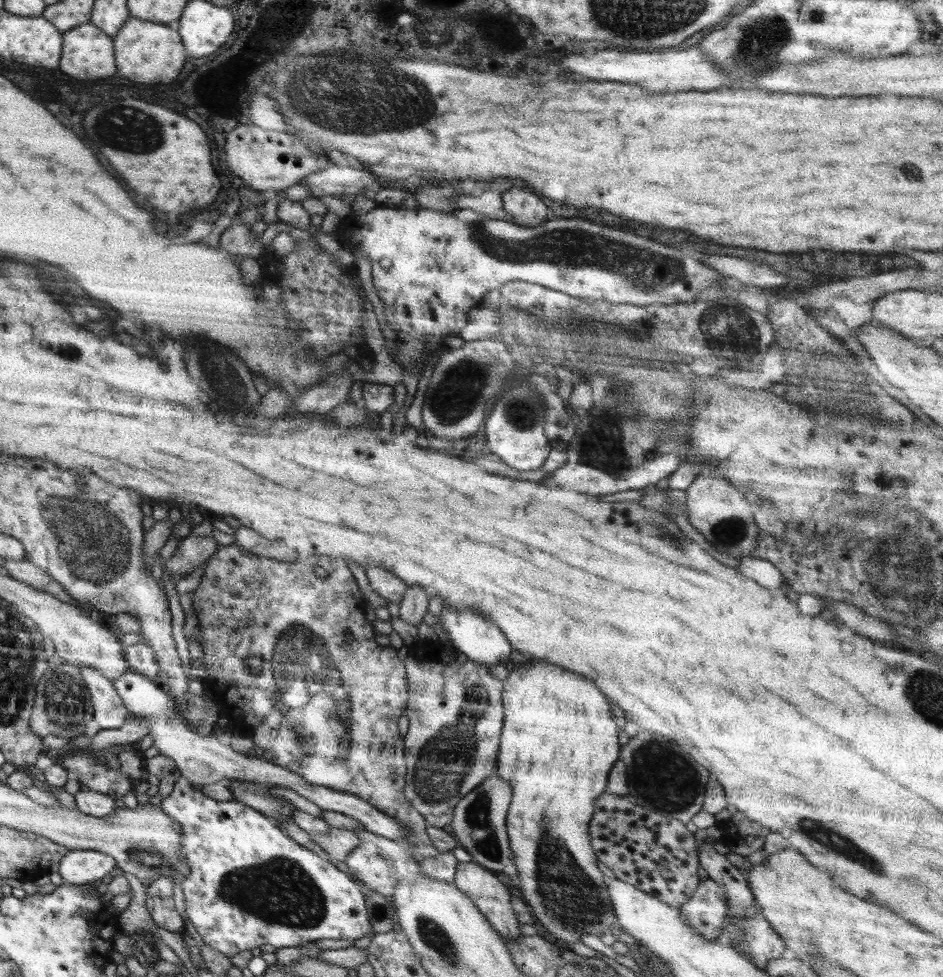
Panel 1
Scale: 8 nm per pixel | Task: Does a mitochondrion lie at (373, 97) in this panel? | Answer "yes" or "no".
yes

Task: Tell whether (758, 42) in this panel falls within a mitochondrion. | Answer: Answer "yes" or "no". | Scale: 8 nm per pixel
yes

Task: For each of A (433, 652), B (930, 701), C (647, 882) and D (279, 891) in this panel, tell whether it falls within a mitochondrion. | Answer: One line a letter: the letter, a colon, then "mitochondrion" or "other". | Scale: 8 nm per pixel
A: other
B: mitochondrion
C: other
D: mitochondrion

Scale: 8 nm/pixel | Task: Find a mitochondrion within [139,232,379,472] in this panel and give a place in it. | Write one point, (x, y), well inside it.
(223, 379)

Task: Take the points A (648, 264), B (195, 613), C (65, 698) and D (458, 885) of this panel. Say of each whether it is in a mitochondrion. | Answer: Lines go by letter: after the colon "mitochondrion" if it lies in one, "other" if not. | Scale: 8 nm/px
A: mitochondrion
B: other
C: mitochondrion
D: other

